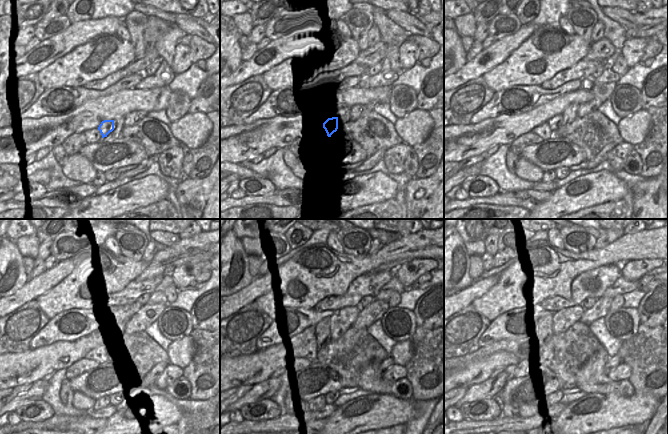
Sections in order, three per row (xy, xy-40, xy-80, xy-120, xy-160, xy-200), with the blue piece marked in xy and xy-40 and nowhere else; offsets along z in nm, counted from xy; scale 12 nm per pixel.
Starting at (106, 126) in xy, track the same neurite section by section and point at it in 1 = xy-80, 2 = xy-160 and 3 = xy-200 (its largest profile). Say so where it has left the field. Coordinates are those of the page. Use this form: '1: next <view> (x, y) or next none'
1: next xy-80 (555, 123)
2: next xy-160 (322, 330)
3: next xy-200 (547, 323)

